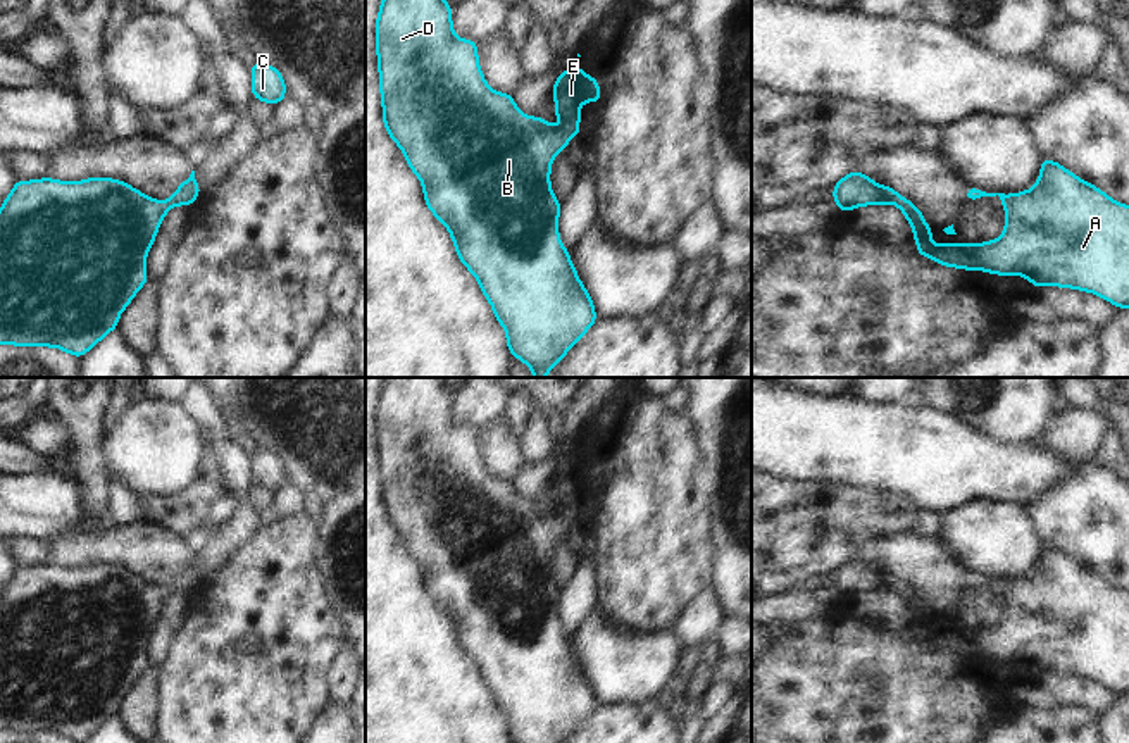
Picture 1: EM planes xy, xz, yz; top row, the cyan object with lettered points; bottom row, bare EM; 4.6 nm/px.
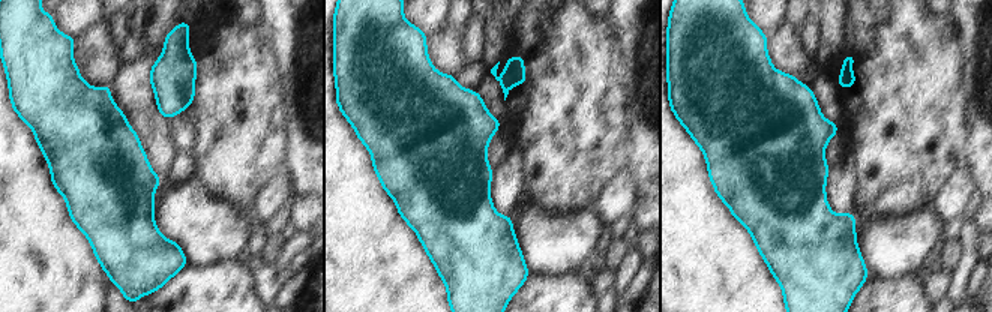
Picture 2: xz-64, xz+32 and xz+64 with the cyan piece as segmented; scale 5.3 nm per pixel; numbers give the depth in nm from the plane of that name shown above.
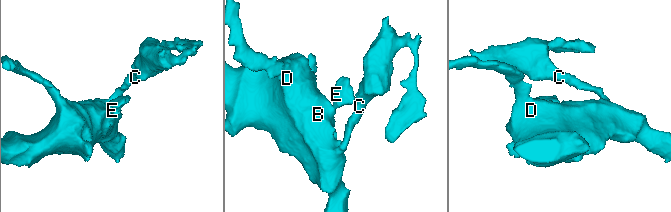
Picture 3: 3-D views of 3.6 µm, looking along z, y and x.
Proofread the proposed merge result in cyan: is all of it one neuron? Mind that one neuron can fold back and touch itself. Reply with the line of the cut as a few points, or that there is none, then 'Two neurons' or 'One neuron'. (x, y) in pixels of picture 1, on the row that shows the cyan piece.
No split. One neuron

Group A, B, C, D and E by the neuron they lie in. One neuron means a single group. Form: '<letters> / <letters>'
A B C D E

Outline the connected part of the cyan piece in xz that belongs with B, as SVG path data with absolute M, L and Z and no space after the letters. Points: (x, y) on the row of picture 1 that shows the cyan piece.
M383 0L379 5L379 17L376 21L376 48L379 66L379 90L383 100L383 121L391 140L403 150L409 167L417 174L424 186L424 200L434 217L448 228L457 255L462 264L476 276L484 297L493 307L498 322L507 331L507 345L510 355L527 364L534 378L545 378L553 365L572 348L572 345L593 326L596 312L586 288L577 278L572 267L569 252L564 248L558 238L558 214L560 202L550 190L550 165L557 153L565 150L571 138L579 136L579 105L583 102L600 102L600 86L596 78L588 78L583 67L569 67L555 79L553 100L557 102L555 116L560 119L560 129L557 131L543 117L524 116L508 93L493 91L479 69L477 43L472 40L460 40L452 29L452 5L445 0Z

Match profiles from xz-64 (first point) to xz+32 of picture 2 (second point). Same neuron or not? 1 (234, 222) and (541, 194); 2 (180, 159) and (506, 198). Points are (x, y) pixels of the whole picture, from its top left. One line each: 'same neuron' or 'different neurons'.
1: different neurons
2: same neuron

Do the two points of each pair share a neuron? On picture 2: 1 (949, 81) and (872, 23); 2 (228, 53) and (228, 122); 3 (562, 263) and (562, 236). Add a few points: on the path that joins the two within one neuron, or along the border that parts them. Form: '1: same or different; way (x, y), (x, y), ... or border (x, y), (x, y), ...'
1: same; way (929, 75), (892, 38)
2: same; way (228, 69), (228, 105)
3: same; way (562, 257), (562, 242)

